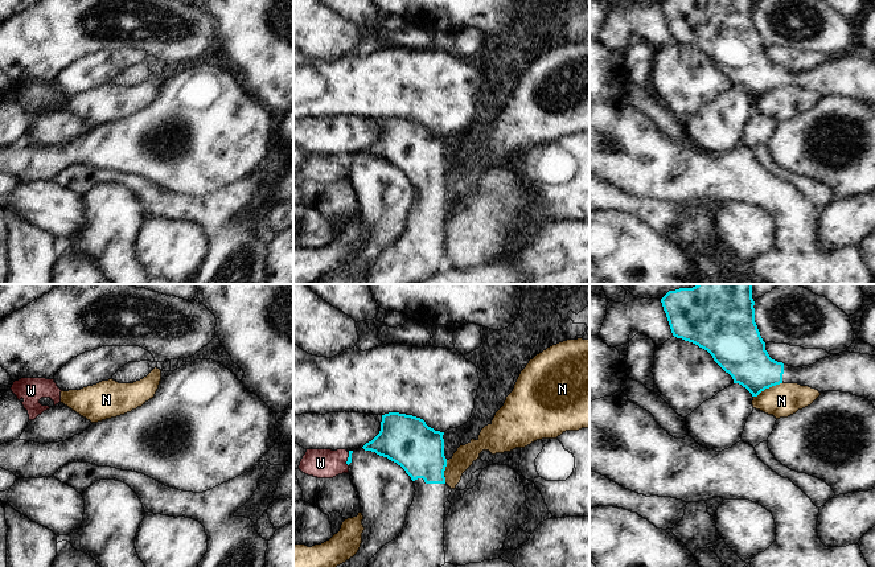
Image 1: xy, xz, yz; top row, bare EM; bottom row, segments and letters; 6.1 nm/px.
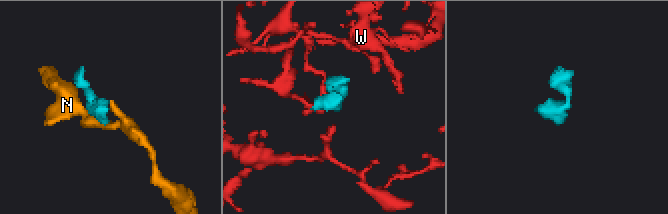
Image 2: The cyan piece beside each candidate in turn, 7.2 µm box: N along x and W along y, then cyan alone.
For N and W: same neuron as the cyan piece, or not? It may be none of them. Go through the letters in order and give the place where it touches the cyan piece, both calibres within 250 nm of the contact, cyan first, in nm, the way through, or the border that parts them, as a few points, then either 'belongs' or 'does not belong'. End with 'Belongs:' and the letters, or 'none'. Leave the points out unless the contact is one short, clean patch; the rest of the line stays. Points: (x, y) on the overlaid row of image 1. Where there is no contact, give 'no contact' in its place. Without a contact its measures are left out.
N: yz (768, 387) | 280/200 nm | along yz (783, 382), (765, 387), (754, 397) | does not belong
W: xz (348, 459) | 30/180 nm | does not belong
Belongs: none

